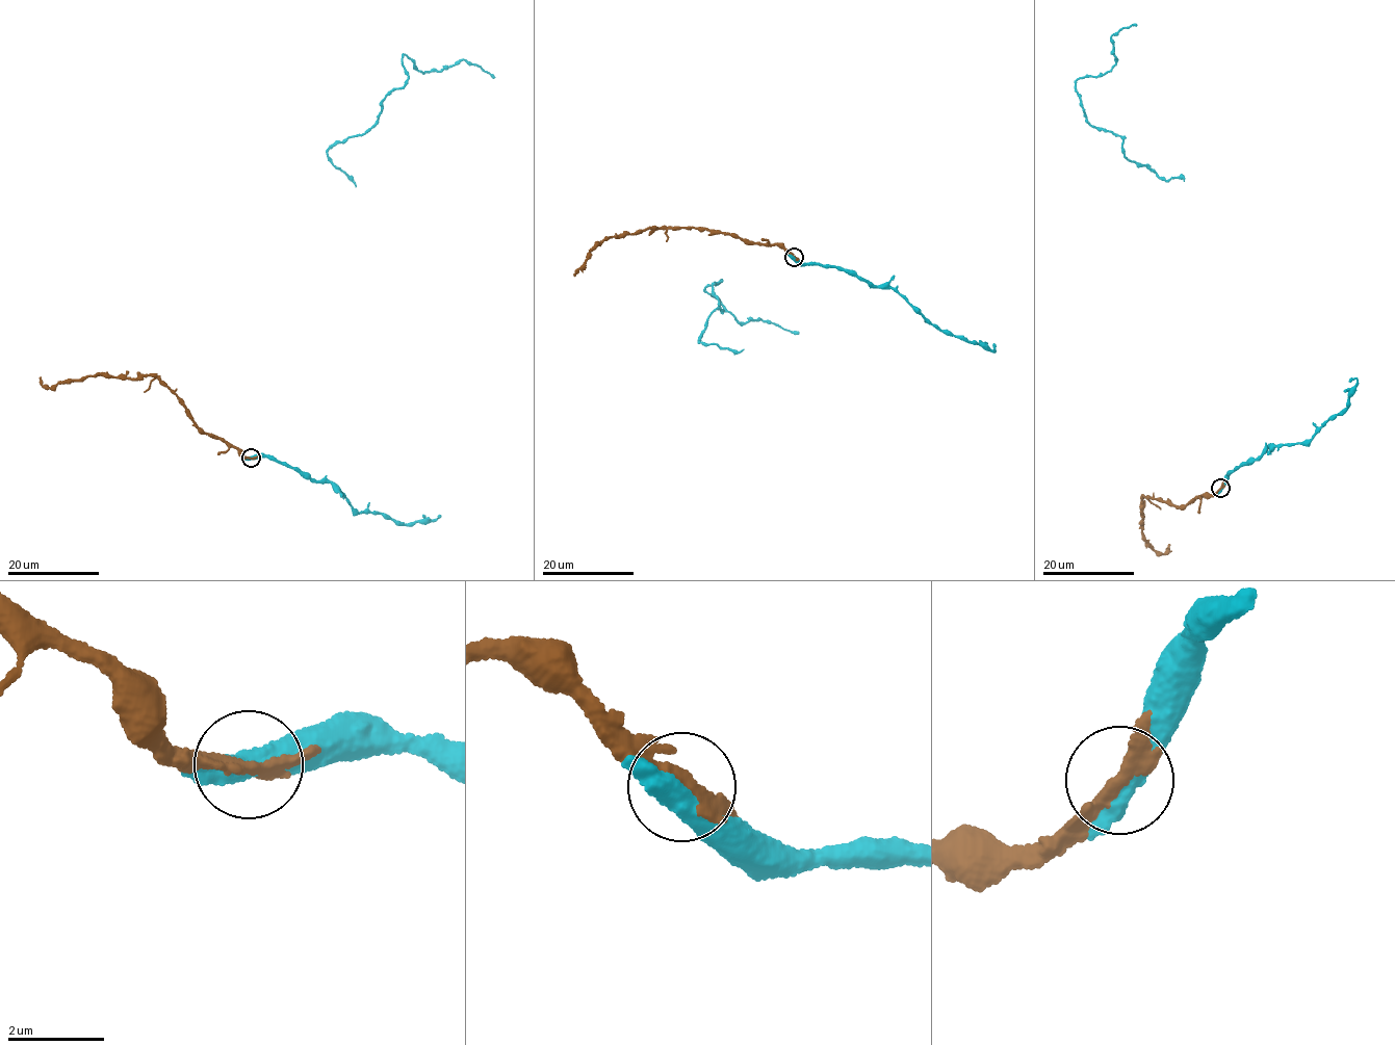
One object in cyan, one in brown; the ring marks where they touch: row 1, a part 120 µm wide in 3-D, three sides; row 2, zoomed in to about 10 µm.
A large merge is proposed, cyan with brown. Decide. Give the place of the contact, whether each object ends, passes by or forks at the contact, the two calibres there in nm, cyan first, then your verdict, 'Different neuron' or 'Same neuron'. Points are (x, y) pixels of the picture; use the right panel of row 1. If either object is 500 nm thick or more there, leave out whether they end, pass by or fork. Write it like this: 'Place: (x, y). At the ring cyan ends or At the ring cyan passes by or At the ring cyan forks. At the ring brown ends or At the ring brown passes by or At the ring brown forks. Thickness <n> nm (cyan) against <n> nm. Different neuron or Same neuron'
Place: (1220, 488). At the ring cyan passes by. At the ring brown passes by. Thickness 440 nm (cyan) against 260 nm. Same neuron

